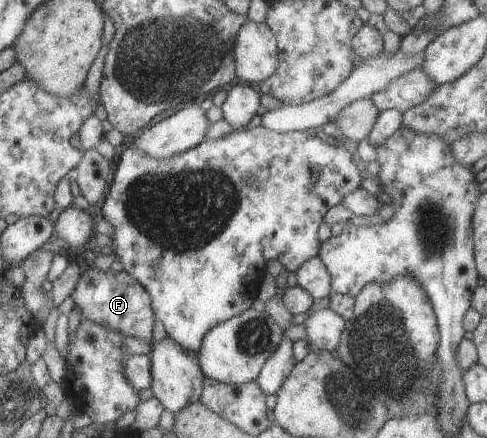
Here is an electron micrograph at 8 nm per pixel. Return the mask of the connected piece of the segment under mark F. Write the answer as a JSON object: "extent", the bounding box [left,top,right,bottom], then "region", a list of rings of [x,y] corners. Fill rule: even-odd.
{"extent":[70,266,156,343],"region":[[[93,266],[86,267],[78,277],[70,296],[73,300],[72,309],[80,313],[81,319],[108,327],[121,333],[123,337],[135,337],[145,343],[153,341],[151,329],[156,319],[151,309],[149,294],[125,270],[113,273],[98,270]]]}

